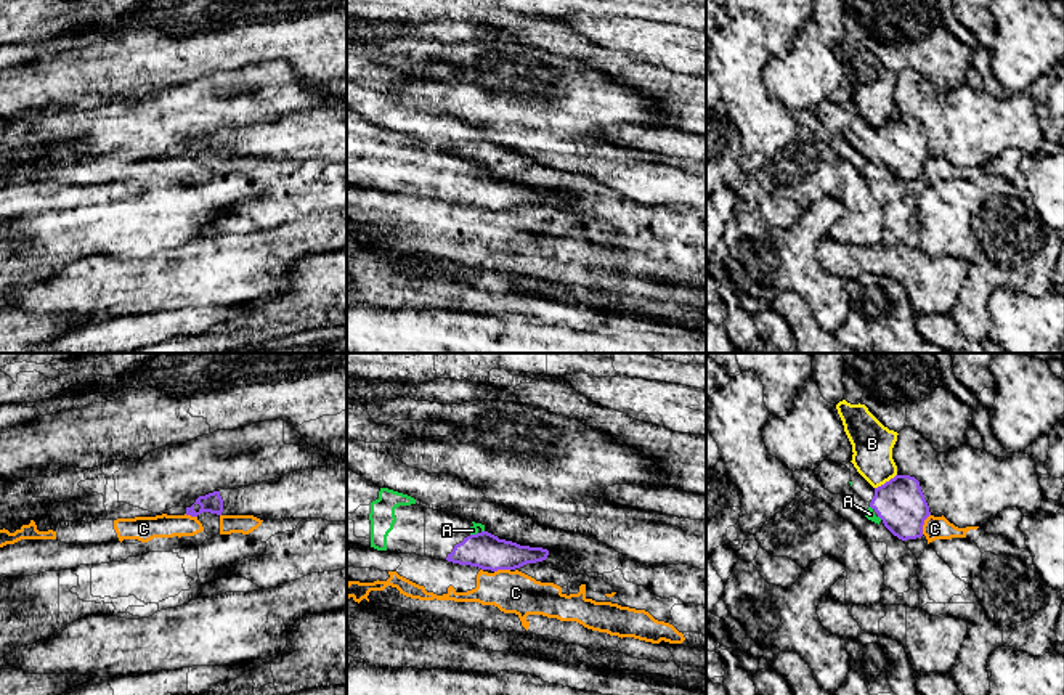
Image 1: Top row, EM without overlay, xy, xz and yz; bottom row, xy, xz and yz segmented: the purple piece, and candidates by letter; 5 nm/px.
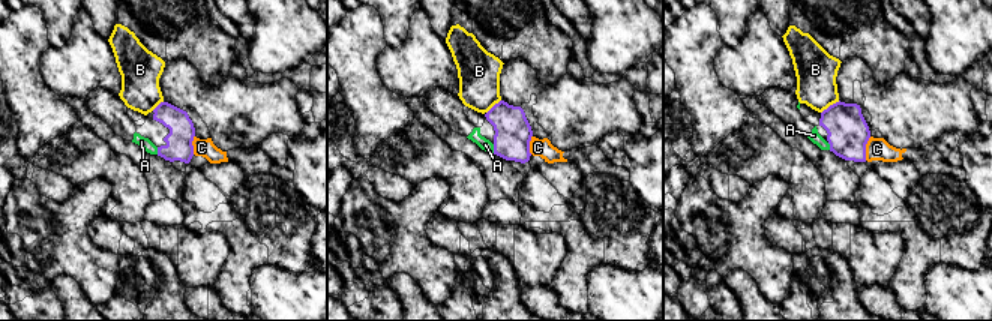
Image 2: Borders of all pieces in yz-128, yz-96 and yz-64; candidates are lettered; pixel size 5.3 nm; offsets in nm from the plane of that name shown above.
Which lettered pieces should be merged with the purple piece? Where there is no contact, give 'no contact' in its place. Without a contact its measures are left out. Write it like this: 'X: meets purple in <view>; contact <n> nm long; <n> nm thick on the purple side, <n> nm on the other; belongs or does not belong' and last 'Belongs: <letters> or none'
A: meets purple in xz; contact 40 nm long; 180 nm thick on the purple side, 50 nm on the other; belongs
B: meets purple in yz; contact 130 nm long; 240 nm thick on the purple side, 200 nm on the other; does not belong
C: meets purple in yz; contact 110 nm long; 240 nm thick on the purple side, 110 nm on the other; does not belong
Belongs: A

